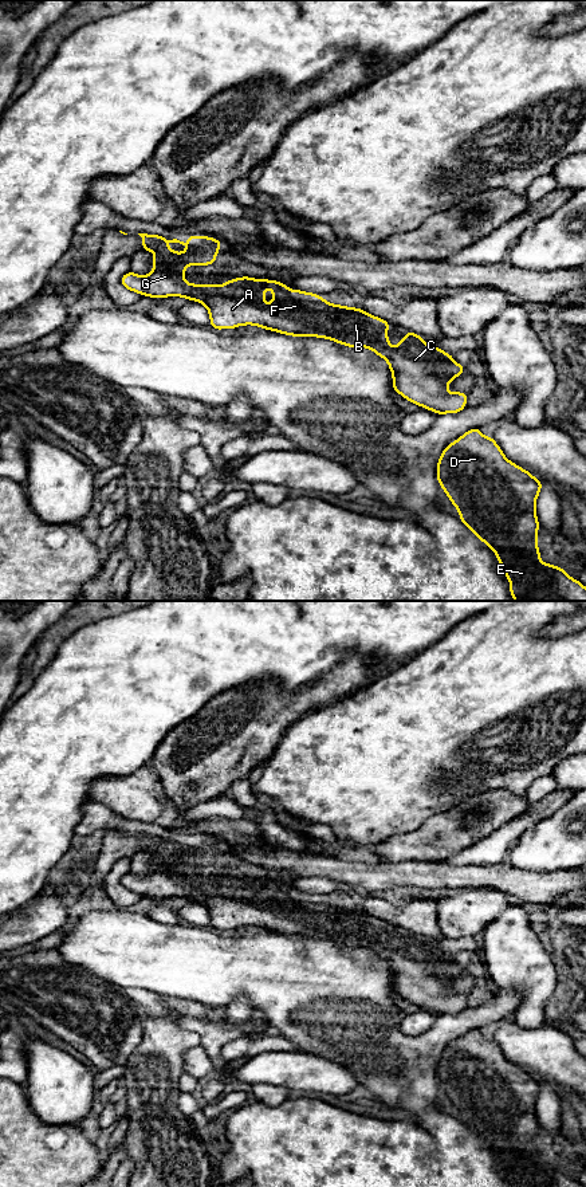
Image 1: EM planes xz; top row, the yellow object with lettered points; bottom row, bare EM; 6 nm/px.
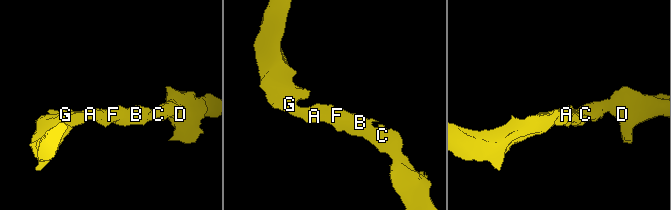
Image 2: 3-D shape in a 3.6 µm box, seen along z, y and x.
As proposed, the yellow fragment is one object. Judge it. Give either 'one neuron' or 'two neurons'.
one neuron

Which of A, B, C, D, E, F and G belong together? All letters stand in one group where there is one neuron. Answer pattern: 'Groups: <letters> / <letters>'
Groups: A B C D E F G

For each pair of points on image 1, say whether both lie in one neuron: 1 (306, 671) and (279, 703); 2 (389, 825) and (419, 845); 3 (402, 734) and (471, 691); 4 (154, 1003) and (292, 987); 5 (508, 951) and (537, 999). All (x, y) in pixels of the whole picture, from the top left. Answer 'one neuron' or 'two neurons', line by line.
1: two neurons
2: two neurons
3: one neuron
4: two neurons
5: one neuron

